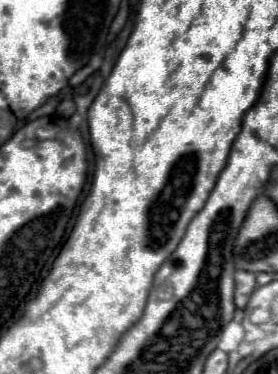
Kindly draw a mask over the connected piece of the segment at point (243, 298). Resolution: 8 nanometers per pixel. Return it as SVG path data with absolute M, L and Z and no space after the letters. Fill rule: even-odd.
M237 270L235 272L235 282L237 282L237 290L235 290L235 304L237 308L245 308L253 290L257 288L257 280L255 274L249 274L247 270Z

